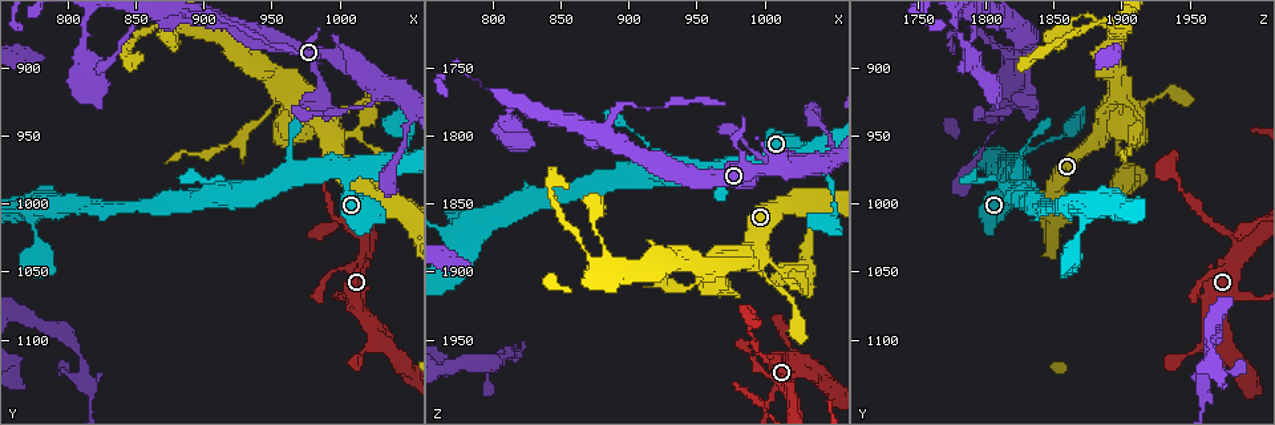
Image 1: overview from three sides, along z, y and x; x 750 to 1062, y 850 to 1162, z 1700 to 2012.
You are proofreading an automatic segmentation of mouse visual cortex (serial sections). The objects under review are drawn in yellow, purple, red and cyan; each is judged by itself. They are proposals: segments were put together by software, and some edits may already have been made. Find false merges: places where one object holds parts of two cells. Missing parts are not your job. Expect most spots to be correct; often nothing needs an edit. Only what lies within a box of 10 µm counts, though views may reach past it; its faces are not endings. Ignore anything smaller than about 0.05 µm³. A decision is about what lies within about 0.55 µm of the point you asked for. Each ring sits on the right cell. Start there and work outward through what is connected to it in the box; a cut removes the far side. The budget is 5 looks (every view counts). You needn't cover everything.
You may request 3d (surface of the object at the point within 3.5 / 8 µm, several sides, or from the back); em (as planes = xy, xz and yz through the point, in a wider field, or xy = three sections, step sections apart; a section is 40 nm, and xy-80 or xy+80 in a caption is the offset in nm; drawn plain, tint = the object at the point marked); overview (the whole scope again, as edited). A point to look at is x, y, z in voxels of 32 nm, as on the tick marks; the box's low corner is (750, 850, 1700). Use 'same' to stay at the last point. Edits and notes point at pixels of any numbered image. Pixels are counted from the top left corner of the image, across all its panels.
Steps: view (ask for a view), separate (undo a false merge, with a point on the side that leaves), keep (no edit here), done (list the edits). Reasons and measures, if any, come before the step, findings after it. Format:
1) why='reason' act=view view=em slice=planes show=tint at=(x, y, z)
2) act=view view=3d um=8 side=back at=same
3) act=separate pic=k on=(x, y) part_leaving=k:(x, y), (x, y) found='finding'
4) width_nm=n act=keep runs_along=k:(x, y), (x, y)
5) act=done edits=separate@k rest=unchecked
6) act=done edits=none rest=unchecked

why='calibre changes' act=view view=3d um=8 at=(950, 928, 1906)

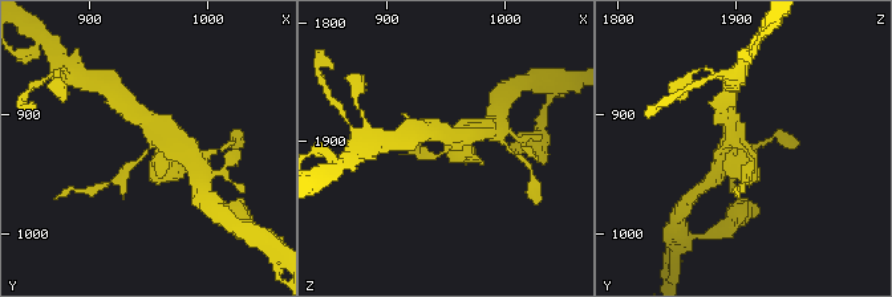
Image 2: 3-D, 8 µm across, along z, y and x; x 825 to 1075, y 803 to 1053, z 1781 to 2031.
arm_widths_nm=200,500 why='need the tissue' act=view view=em slice=xy step=3 show=tint at=same

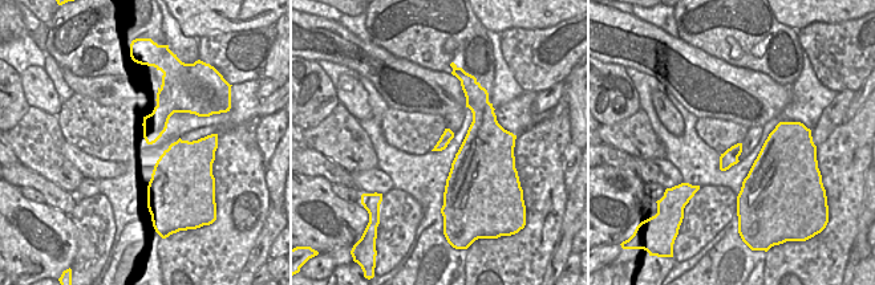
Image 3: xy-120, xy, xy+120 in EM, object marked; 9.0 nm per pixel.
act=separate pic=2 on=(124, 171) found='a second cell is stuck on'

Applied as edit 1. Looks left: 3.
why='see it whole again' act=view view=overview

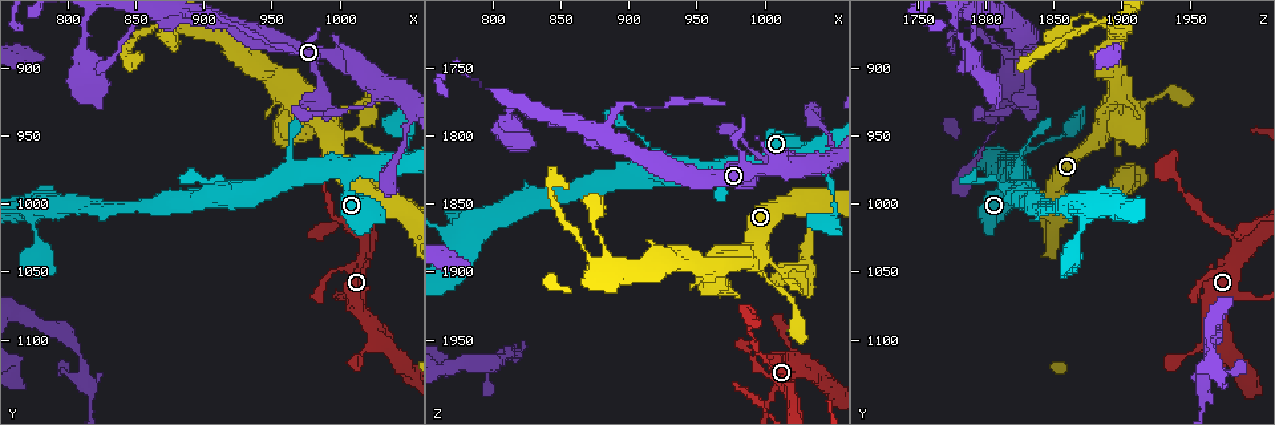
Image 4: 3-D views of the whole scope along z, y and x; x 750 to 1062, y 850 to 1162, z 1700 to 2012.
why='narrows sharply' act=view view=3d um=3.5 at=(774, 1010, 1872)

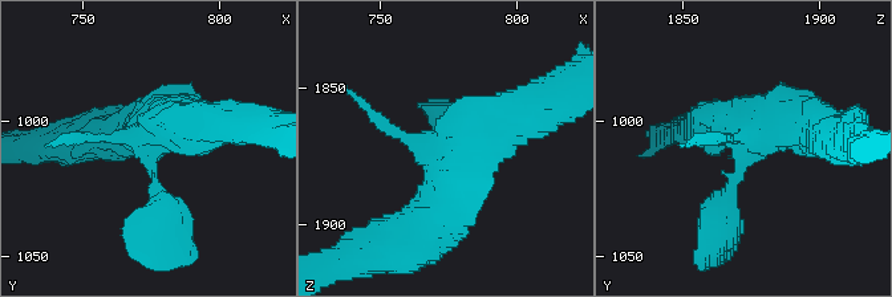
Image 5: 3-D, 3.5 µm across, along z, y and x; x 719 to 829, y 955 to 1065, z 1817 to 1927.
act=view view=em slice=planes show=tint at=(774, 1010, 1872)

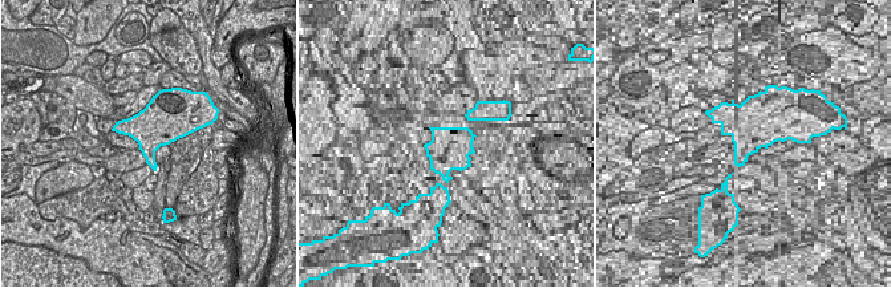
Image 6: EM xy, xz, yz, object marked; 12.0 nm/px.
act=keep runs_along=5:(538, 114), (459, 151), (428, 226) found='all the same cell'

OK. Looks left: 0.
act=done edits=separate@2 rest=unchecked

